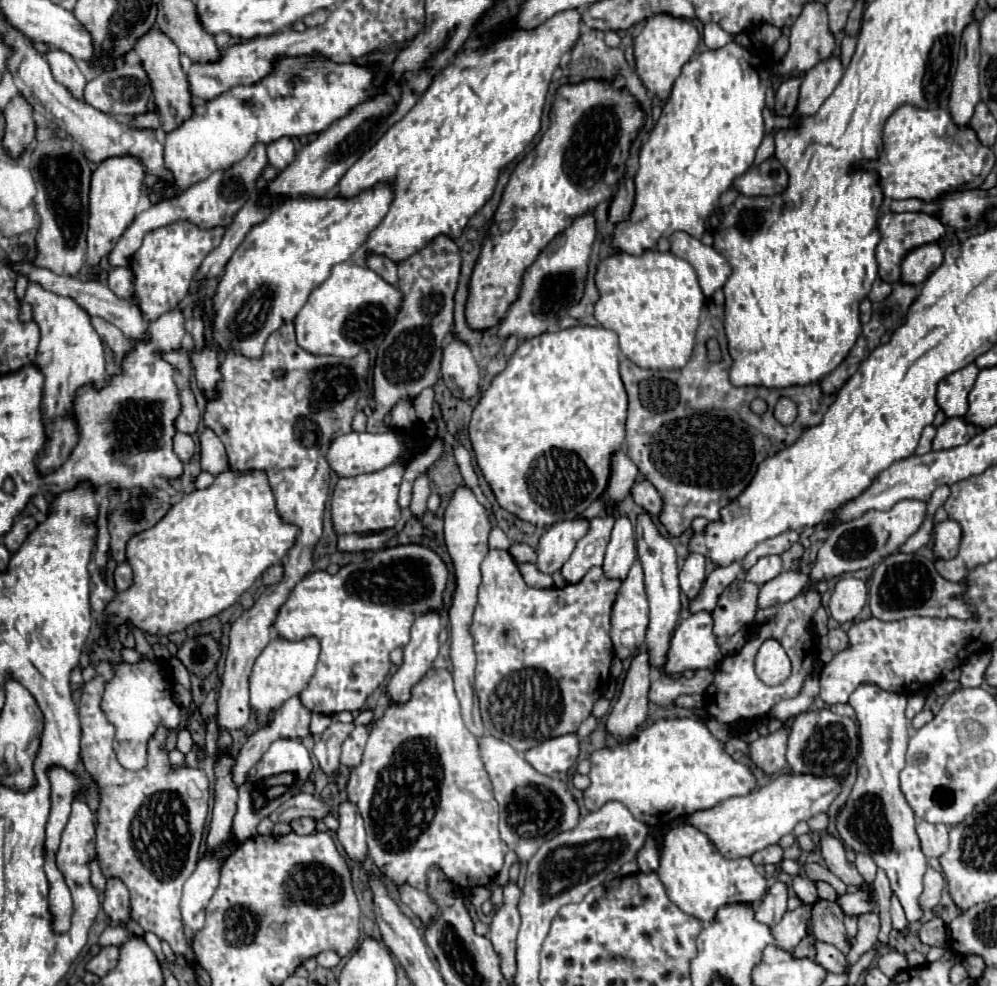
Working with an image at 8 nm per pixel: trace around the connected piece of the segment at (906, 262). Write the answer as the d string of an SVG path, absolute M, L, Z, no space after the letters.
M936 242L910 250L902 260L902 280L906 284L922 284L944 260L944 252Z

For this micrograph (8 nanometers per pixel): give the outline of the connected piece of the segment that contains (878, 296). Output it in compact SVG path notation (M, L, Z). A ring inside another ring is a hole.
M878 278L878 280L872 284L872 292L870 292L868 298L870 298L872 302L882 302L890 292L892 292L892 286L890 286L888 282L884 282L884 280Z

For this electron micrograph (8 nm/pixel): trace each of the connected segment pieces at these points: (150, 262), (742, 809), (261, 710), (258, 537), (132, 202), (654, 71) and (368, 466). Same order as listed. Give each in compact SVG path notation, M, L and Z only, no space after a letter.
M178 220L156 228L144 236L142 246L130 262L134 274L134 292L138 296L138 308L142 310L144 320L154 322L164 312L178 306L178 302L188 294L192 274L198 270L200 262L208 256L208 252L212 252L220 244L224 232L226 228L222 226L202 230L188 220Z
M780 774L760 790L724 800L710 810L698 810L686 816L684 822L698 828L702 834L708 834L722 858L744 858L770 844L776 844L784 834L790 834L798 822L808 820L818 812L828 812L830 804L840 794L840 788L842 784L838 778L818 780L816 776Z
M282 638L272 640L262 654L256 658L256 664L252 668L250 676L250 708L256 714L270 714L278 710L288 698L300 696L302 690L306 690L308 682L314 676L314 666L318 662L320 644L314 638L306 638L300 642L288 642Z
M226 470L216 476L214 484L206 490L194 490L182 496L170 512L150 530L132 536L126 544L126 558L134 572L134 582L128 590L118 592L104 610L106 622L100 628L100 646L110 640L110 630L128 624L140 628L152 636L170 636L182 632L194 622L212 618L222 610L230 608L242 592L246 592L256 578L272 564L278 564L286 552L294 546L298 528L282 522L276 512L274 496L264 472L234 472Z
M112 156L98 164L90 184L90 228L88 228L88 252L86 260L98 264L118 242L118 236L130 226L136 216L136 204L144 188L146 170L136 156Z
M656 14L650 16L644 30L634 38L634 58L636 58L636 72L644 86L666 98L674 86L674 80L680 76L682 68L694 56L700 42L700 32L688 18L676 18L672 14Z
M390 430L384 434L368 434L368 432L350 432L336 436L326 452L326 460L330 468L338 476L358 476L366 472L376 472L392 464L396 458L400 458L406 452L406 448L400 444L400 434Z

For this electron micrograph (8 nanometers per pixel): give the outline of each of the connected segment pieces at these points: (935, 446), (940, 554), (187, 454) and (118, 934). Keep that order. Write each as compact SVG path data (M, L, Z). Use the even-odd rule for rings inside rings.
M946 418L946 422L936 430L936 438L932 440L932 450L946 450L960 444L966 444L980 430L972 424L966 424L962 418Z
M944 520L934 526L934 558L954 558L960 546L960 524L956 520Z
M176 432L176 436L174 436L174 452L182 462L188 462L192 458L192 454L194 454L194 440L188 434Z
M122 924L120 926L108 926L98 938L98 946L106 948L106 946L112 946L112 944L120 944L122 940L126 940L126 936L128 936L126 926L122 926Z

